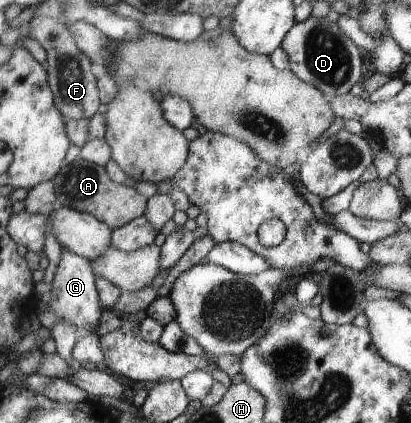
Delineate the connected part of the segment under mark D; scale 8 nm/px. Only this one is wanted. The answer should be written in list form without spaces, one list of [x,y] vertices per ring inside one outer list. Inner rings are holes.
[[[311,17],[297,23],[287,34],[281,48],[289,57],[289,69],[293,70],[301,80],[319,88],[329,98],[348,94],[363,76],[362,48],[351,41],[351,38],[337,26],[335,20]]]

